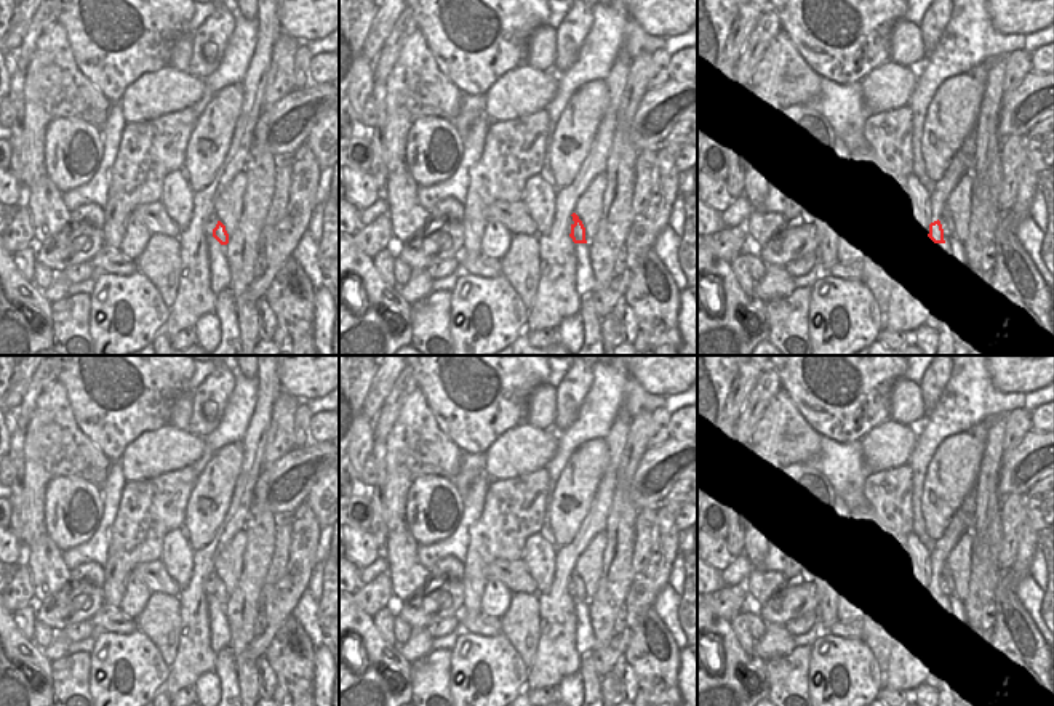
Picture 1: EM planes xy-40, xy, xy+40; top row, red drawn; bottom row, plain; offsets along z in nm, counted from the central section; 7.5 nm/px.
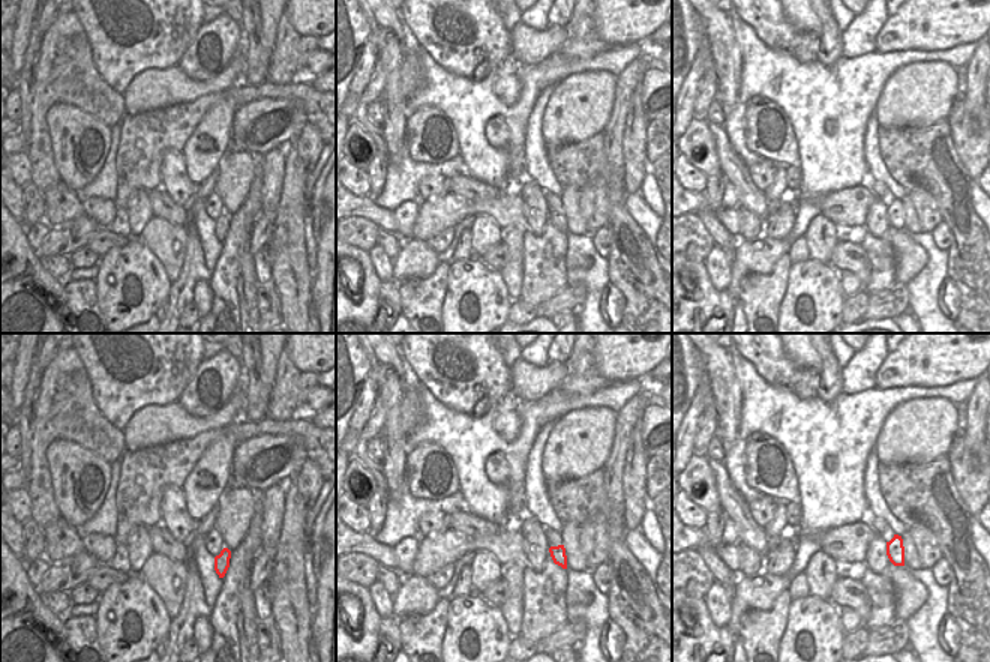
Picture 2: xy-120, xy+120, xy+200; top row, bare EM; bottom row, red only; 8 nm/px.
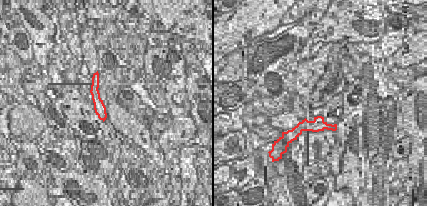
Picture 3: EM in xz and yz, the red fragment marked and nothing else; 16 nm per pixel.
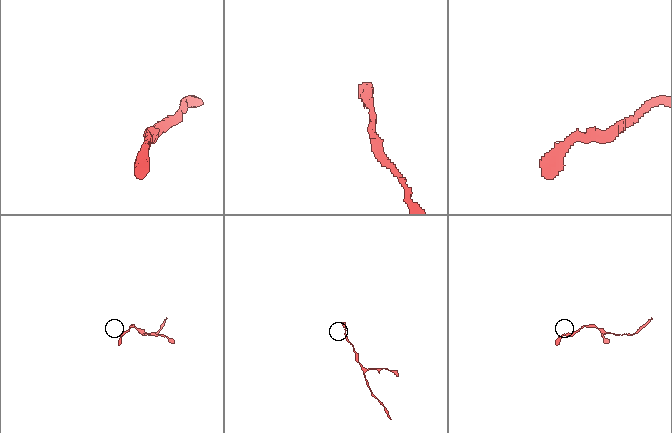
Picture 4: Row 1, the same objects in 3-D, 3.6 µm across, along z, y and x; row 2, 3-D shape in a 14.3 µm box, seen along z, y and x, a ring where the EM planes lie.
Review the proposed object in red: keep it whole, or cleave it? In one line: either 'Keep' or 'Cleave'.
Cleave.

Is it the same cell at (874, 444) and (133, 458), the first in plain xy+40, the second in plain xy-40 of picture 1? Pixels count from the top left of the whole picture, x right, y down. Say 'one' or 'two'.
one

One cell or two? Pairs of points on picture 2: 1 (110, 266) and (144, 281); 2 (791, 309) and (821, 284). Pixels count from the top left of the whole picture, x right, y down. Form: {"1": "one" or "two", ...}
{"1": "one", "2": "one"}

